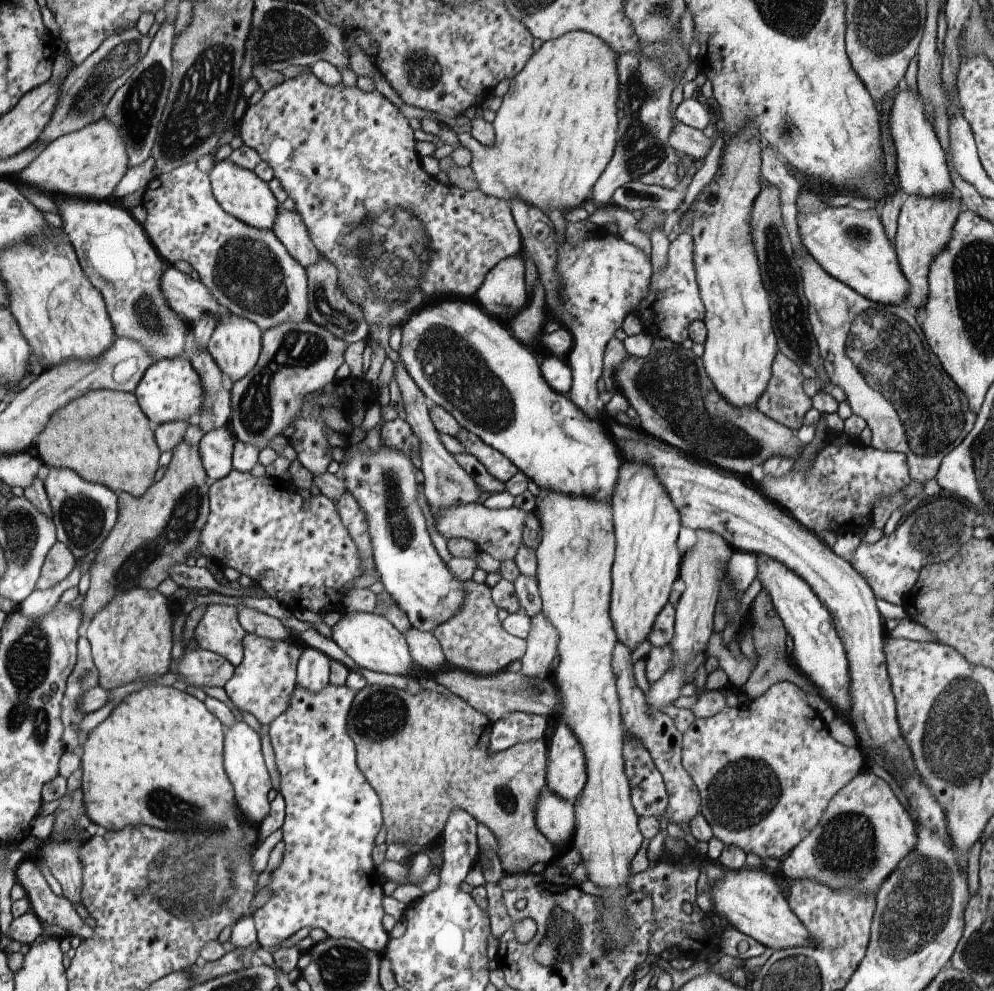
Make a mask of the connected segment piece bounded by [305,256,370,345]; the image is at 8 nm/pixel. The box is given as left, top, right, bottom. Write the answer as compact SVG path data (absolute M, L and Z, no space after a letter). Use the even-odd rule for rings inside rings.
M320 256L314 266L305 267L308 279L309 316L312 321L326 327L338 338L352 344L368 339L370 324L363 313L363 308L355 303L344 291L339 283L339 270L330 259Z

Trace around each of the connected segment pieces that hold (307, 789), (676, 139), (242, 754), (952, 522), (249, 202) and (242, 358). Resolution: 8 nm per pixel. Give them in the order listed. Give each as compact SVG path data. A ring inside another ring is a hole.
M329 682L321 691L315 693L297 685L294 689L290 706L269 724L269 736L275 754L276 768L280 775L279 787L276 792L282 794L286 809L285 821L281 828L285 844L283 860L278 868L272 871L272 882L269 885L274 894L272 894L272 898L266 904L255 910L252 916L255 920L258 943L266 950L278 947L304 927L310 927L311 929L322 928L327 936L333 939L352 939L358 941L358 944L361 944L364 948L376 951L381 955L384 954L385 948L389 946L391 937L386 934L385 928L382 926L382 916L384 916L382 898L384 898L384 892L382 892L382 884L380 884L380 872L376 872L376 866L372 862L372 848L374 848L376 835L380 832L380 828L382 828L382 818L380 818L382 810L380 810L380 800L378 800L379 794L372 790L372 786L368 784L369 780L358 768L356 747L354 741L347 733L348 713L352 710L355 698L356 693L346 684L338 686Z
M680 121L670 136L670 147L682 156L687 156L690 161L704 158L709 153L708 148L712 147L711 143L711 139L706 138L700 129Z
M235 720L229 728L225 740L225 767L229 779L234 785L234 792L237 792L238 809L244 818L253 822L262 822L264 816L270 810L268 802L268 792L272 788L264 758L262 758L262 748L260 748L260 736L242 720Z
M942 493L926 498L900 521L891 534L882 535L880 540L872 544L860 543L850 562L871 586L877 599L900 606L926 563L949 561L973 537L977 515L972 506L954 495Z
M224 159L214 164L209 176L212 180L214 196L217 197L227 213L259 229L271 229L273 227L278 219L280 202L274 196L269 184L262 180L257 173L240 168L230 159Z
M230 312L220 320L208 340L207 351L214 357L215 363L224 374L228 374L233 382L249 374L257 366L260 354L260 327L247 318L239 317Z

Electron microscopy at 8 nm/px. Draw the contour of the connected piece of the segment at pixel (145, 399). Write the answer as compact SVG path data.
M182 356L154 362L149 370L145 372L141 382L138 383L135 395L138 396L138 402L145 415L159 425L170 421L195 421L201 415L201 410L205 407L205 386L202 384L201 375L193 367L192 361L182 358Z

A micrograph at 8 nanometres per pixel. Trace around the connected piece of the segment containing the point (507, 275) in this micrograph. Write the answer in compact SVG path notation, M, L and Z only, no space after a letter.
M520 256L502 259L482 283L476 299L492 316L506 318L510 312L516 314L520 304L528 302L524 284L524 262Z

